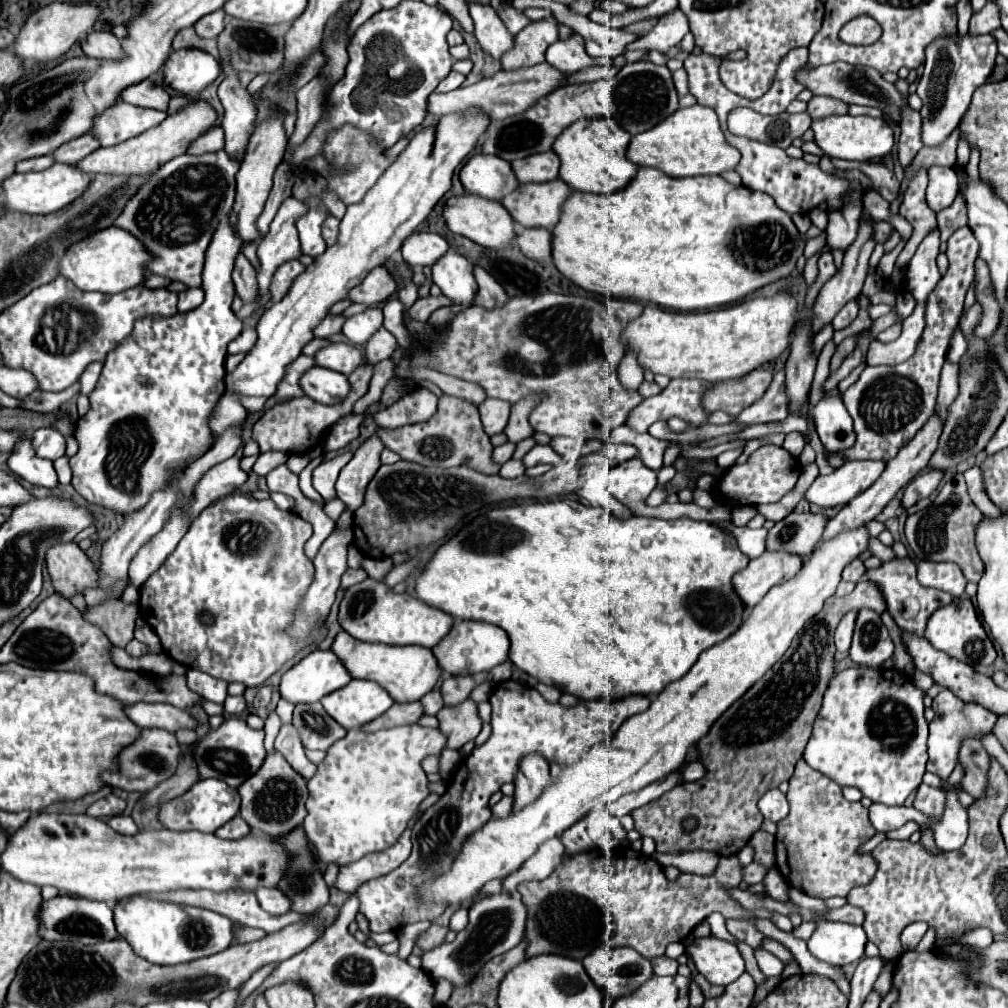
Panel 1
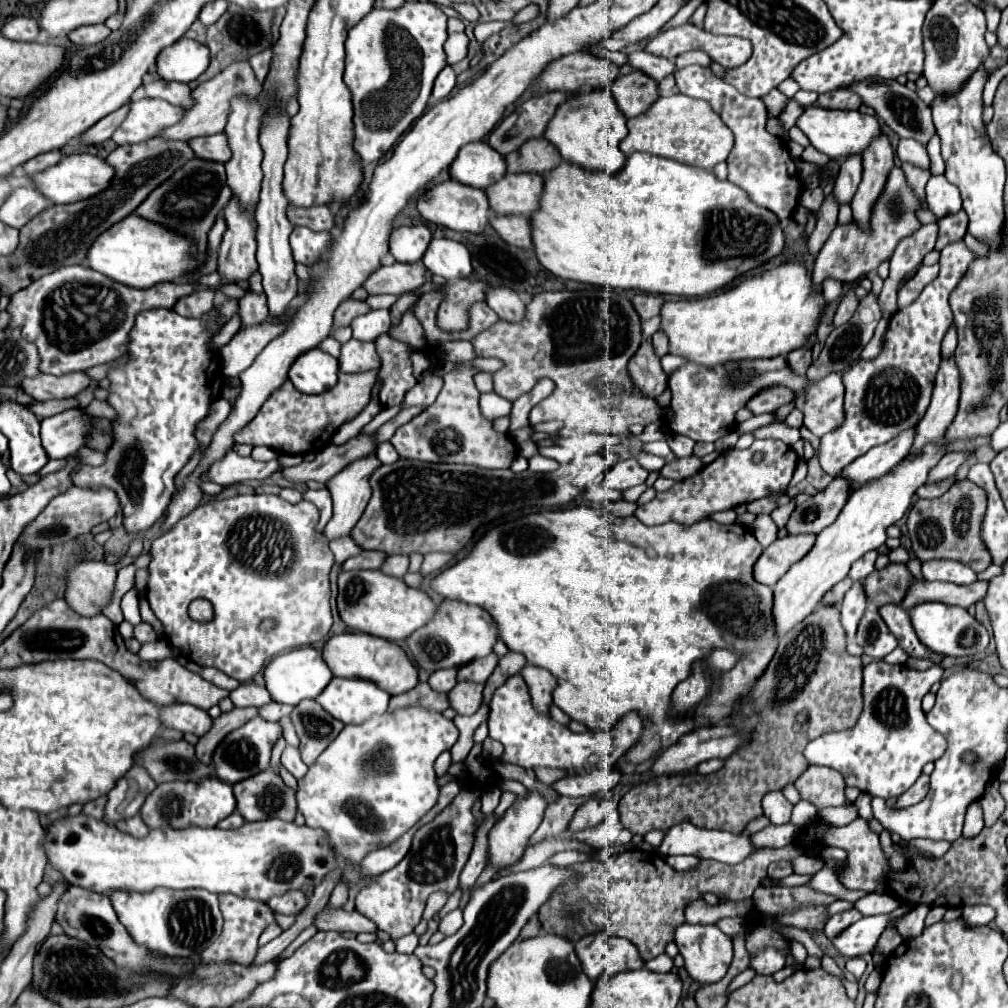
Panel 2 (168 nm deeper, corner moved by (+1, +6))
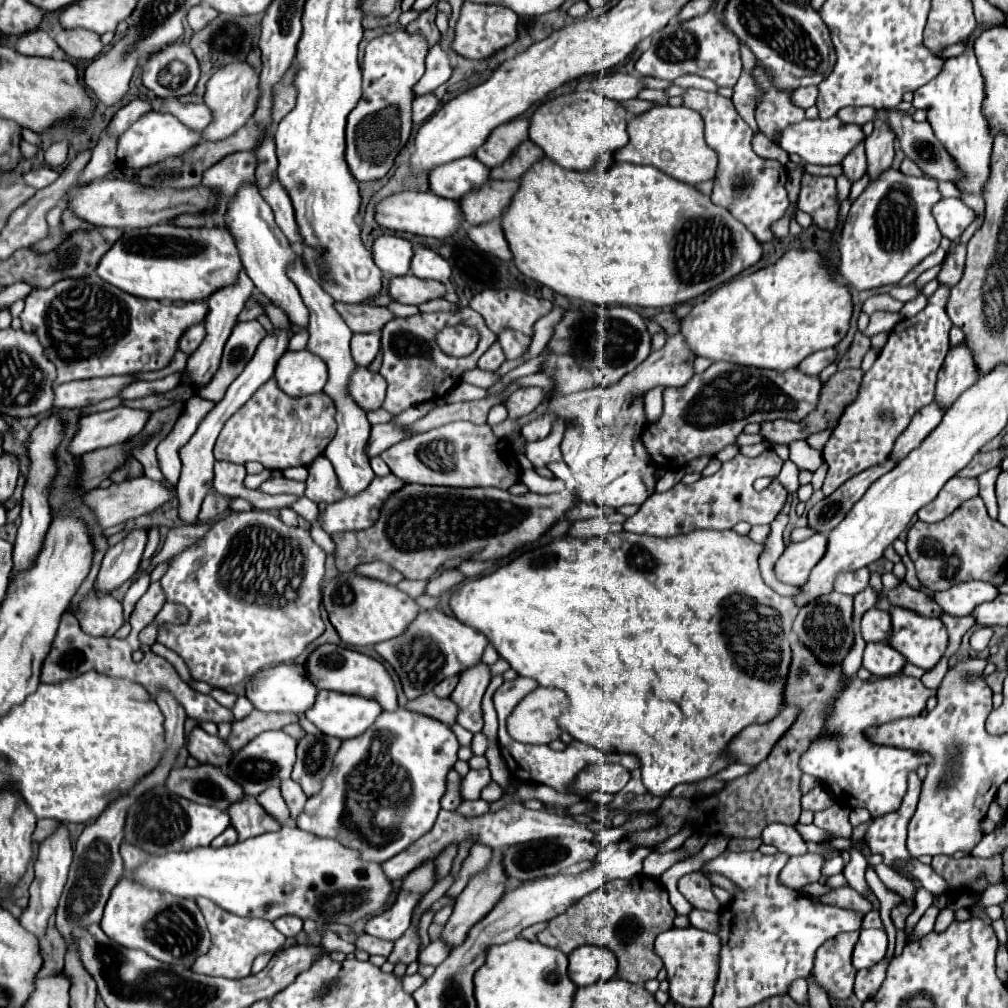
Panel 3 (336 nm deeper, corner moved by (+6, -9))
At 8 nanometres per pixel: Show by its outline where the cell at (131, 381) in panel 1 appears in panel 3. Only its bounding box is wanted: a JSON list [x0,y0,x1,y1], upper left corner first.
[94,529,148,595]

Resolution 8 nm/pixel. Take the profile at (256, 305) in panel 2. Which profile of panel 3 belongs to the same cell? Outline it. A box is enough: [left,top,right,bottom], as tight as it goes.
[200,321,266,403]

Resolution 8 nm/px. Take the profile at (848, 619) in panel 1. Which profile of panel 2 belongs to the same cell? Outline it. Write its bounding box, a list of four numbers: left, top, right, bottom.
[841,582,867,644]

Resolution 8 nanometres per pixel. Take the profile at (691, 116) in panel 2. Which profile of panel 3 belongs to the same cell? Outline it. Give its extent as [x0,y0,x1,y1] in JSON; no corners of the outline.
[616,105,718,185]

